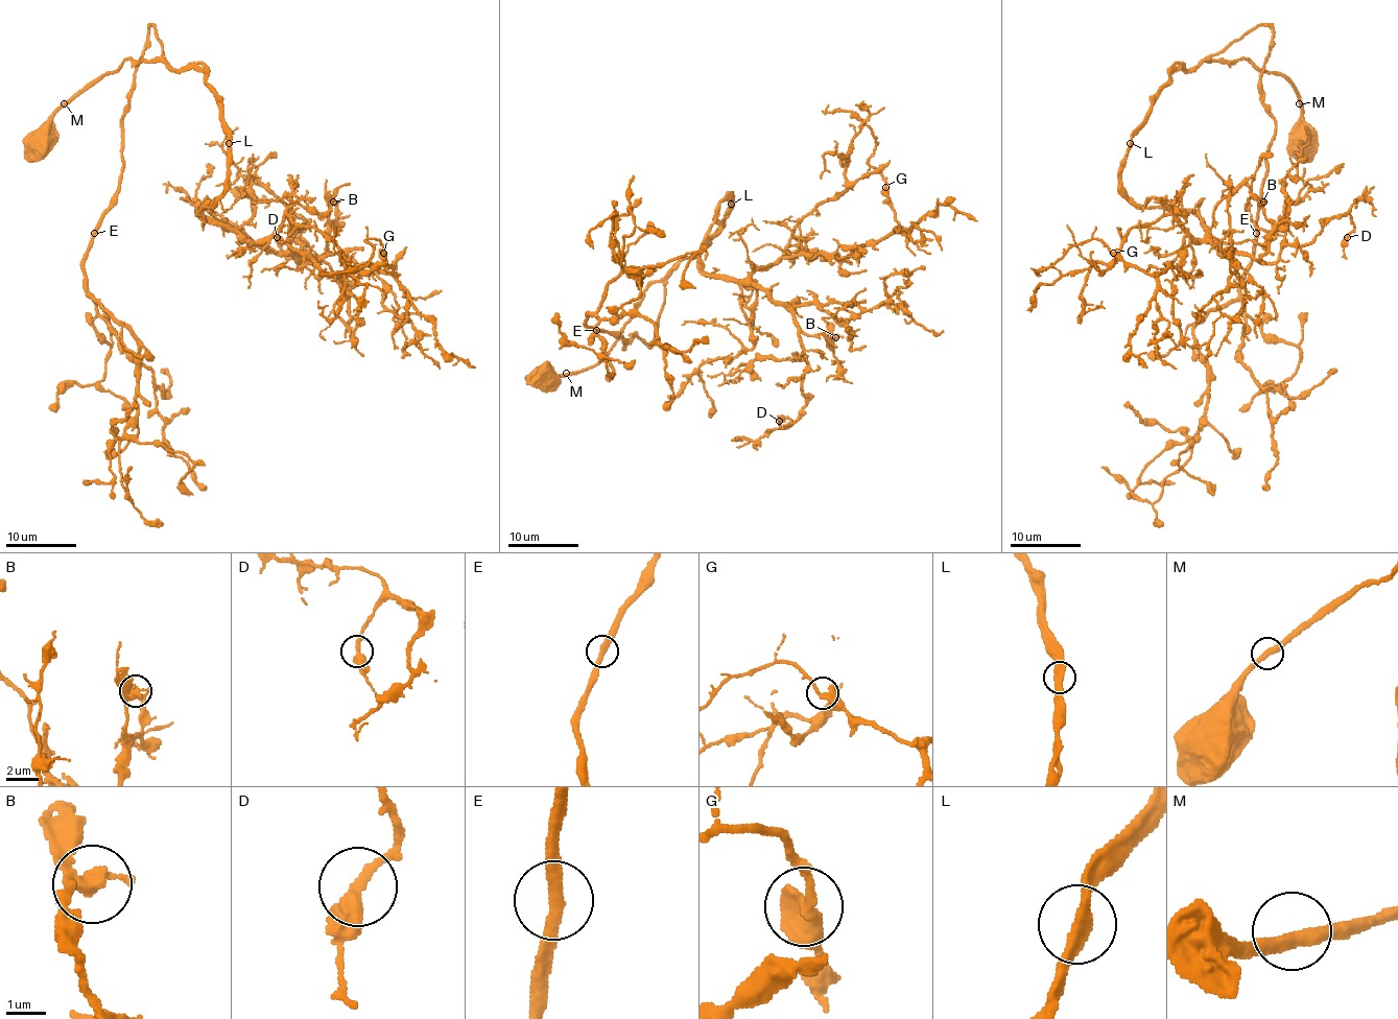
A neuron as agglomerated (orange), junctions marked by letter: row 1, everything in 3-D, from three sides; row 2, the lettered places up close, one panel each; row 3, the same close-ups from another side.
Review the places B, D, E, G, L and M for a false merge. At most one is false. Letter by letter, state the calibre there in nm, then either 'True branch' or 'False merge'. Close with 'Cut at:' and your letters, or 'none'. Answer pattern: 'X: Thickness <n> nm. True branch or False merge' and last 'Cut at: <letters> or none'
B: Thickness 340 nm. True branch
D: Thickness 360 nm. True branch
E: Thickness 320 nm. True branch
G: Thickness 360 nm. True branch
L: Thickness 360 nm. True branch
M: Thickness 360 nm. True branch
Cut at: none

